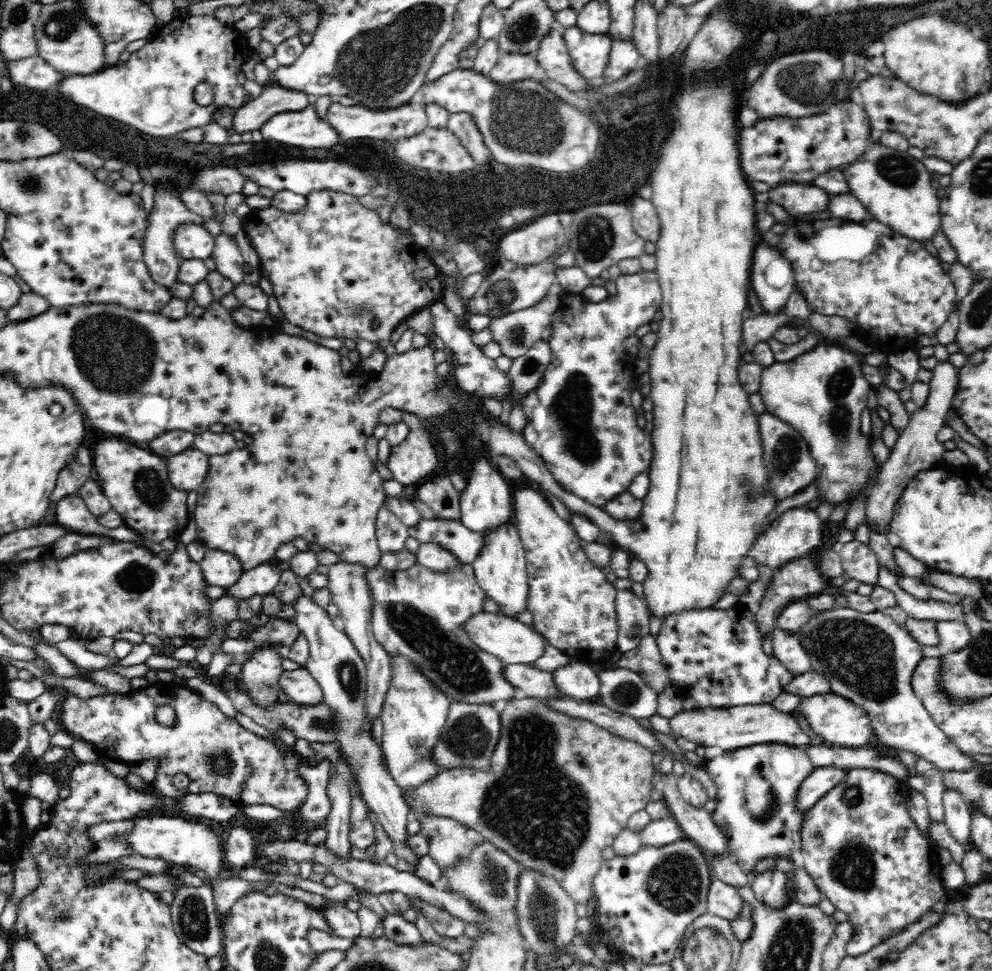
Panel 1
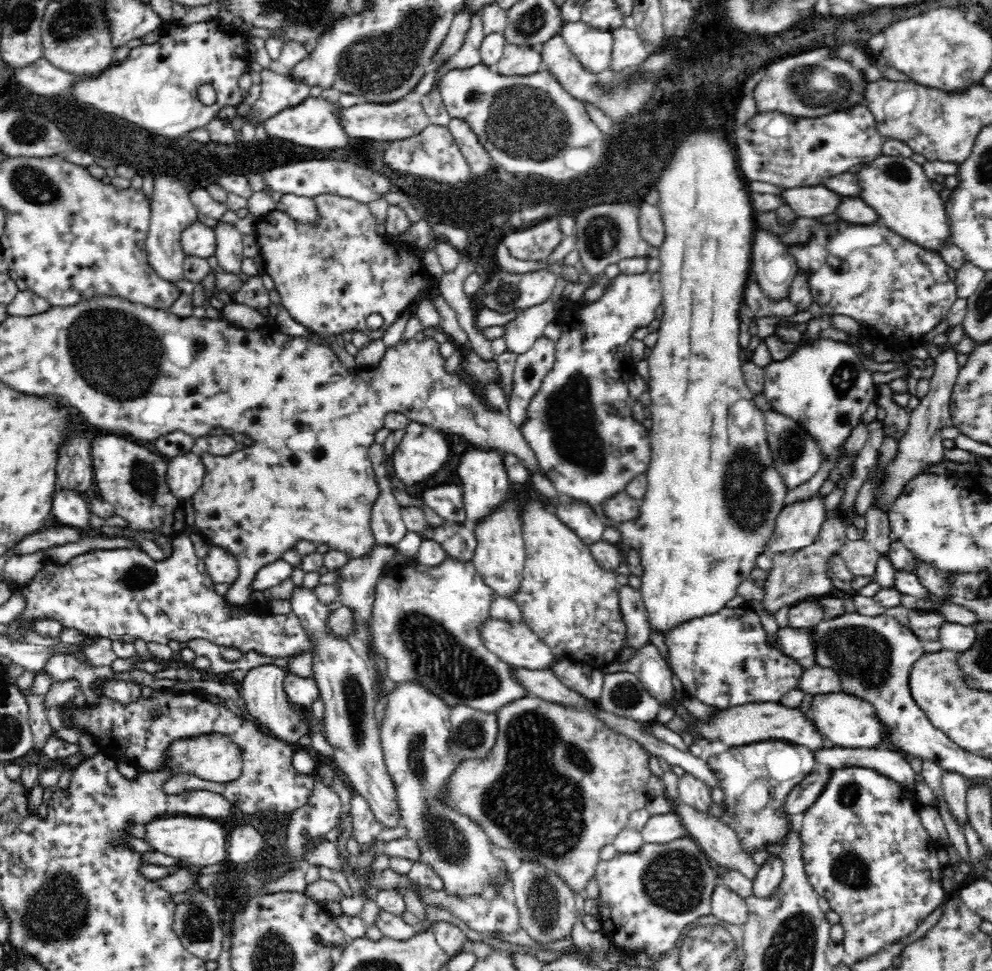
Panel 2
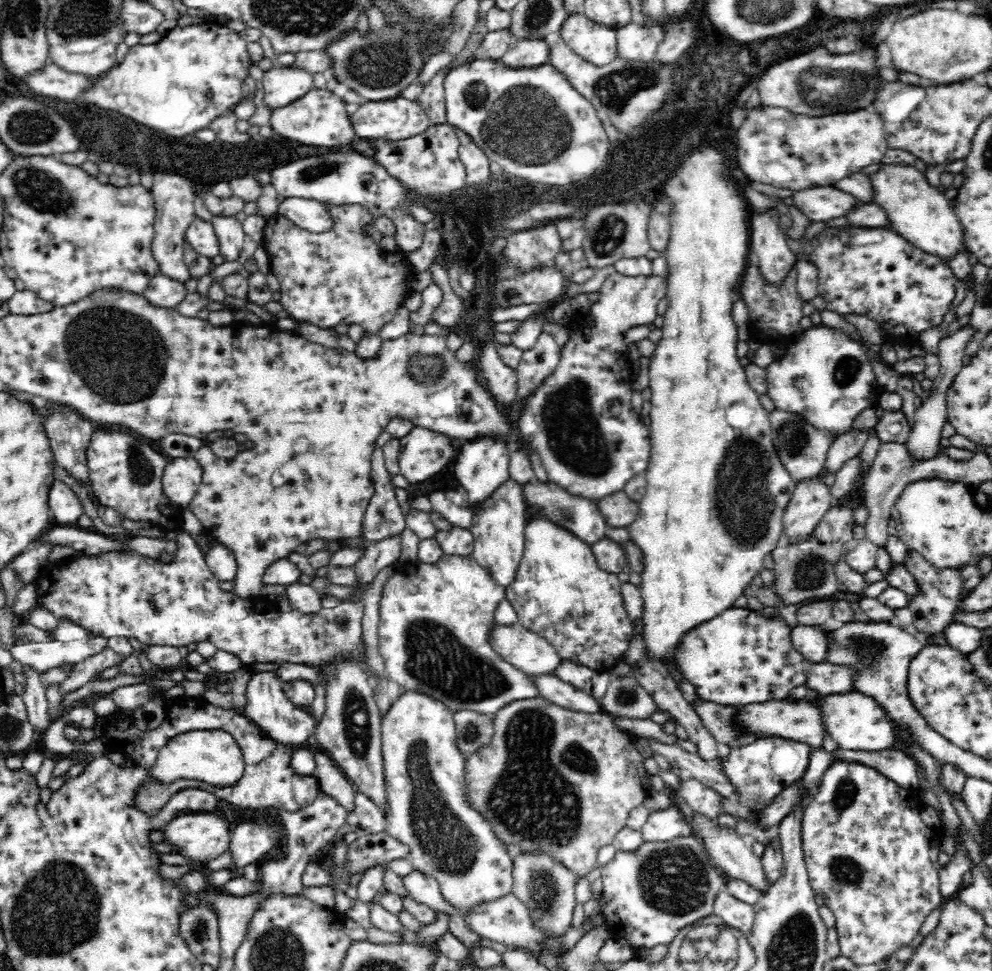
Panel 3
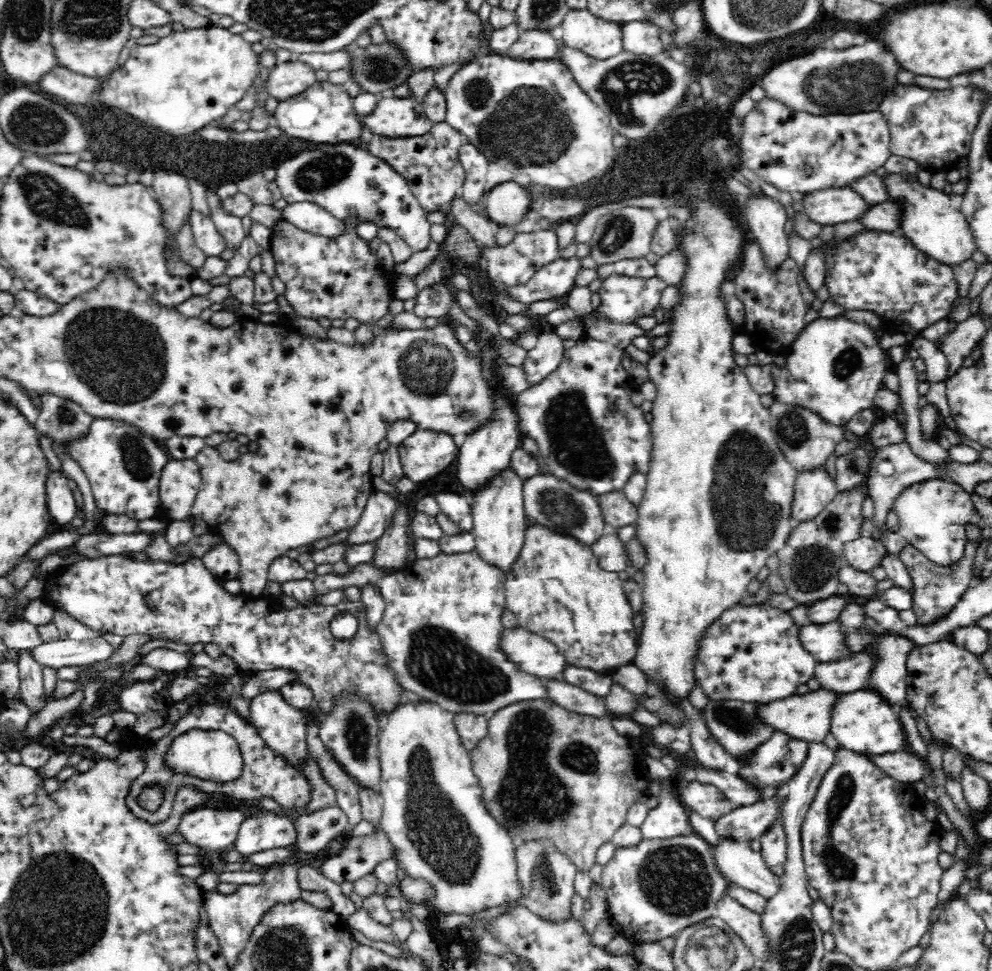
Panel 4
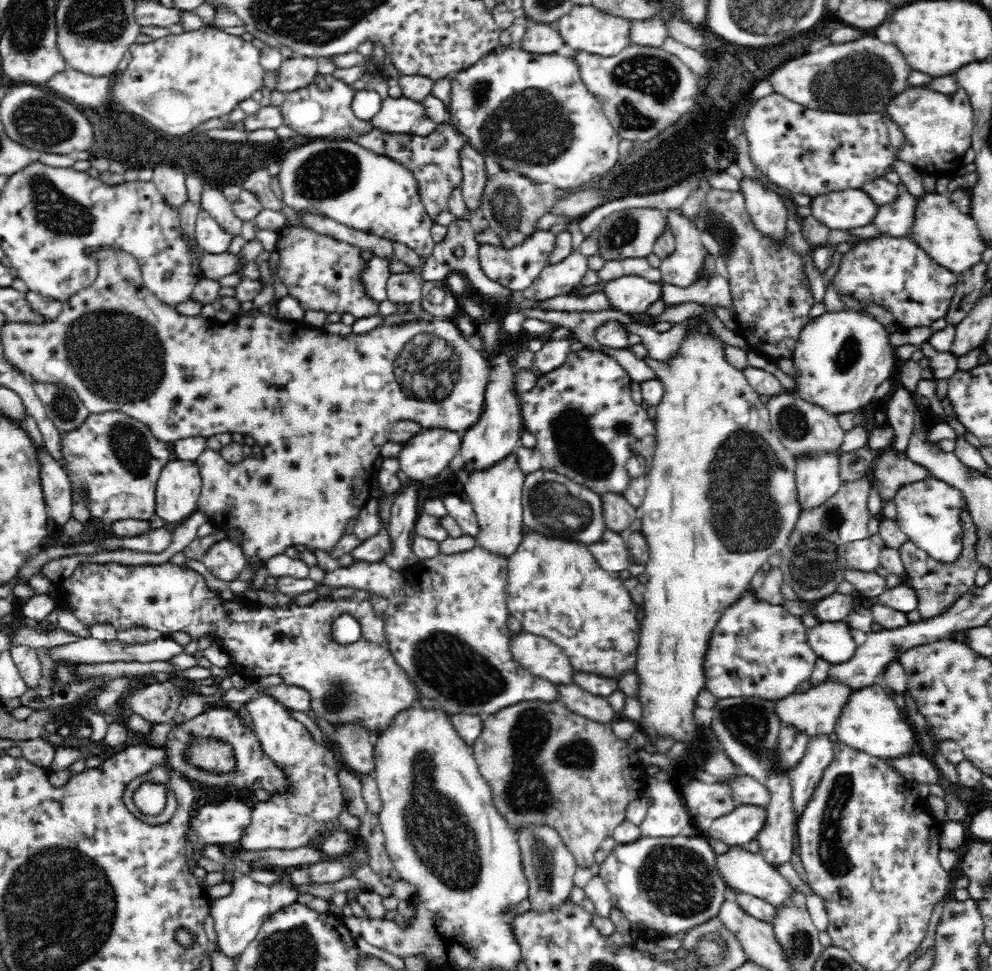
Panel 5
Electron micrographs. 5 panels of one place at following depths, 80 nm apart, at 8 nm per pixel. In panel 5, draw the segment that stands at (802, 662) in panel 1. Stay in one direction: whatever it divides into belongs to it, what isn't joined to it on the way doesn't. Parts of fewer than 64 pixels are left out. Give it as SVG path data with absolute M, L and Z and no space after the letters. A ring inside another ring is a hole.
M845 621L819 622L814 628L806 630L806 641L818 658L832 664L850 660L857 649Z

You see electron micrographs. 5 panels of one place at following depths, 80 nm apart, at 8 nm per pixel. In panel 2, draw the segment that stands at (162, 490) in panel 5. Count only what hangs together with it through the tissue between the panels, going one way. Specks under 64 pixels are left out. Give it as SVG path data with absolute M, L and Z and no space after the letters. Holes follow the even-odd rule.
M196 449L167 458L166 478L170 491L184 502L202 486L206 465L203 454Z

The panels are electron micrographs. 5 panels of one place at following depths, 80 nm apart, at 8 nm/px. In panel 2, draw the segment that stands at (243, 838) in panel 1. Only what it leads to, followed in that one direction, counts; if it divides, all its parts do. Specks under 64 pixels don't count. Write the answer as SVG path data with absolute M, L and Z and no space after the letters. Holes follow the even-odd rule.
M252 825L234 828L227 835L227 861L242 866L256 860L264 847L263 842L263 836Z

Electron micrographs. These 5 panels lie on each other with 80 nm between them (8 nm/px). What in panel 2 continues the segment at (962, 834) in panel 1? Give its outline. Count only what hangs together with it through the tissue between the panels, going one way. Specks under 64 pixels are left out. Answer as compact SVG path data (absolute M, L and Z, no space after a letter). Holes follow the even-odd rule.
M944 772L942 776L942 798L946 802L948 812L956 820L960 828L964 828L969 822L967 809L968 780L961 774L955 772Z

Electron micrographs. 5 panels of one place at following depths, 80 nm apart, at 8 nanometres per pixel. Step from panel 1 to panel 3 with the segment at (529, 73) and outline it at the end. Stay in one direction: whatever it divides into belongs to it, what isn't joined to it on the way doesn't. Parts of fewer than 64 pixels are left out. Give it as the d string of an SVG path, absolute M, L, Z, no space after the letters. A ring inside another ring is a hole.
M514 41L499 62L507 68L536 68L548 63L548 50L546 41Z

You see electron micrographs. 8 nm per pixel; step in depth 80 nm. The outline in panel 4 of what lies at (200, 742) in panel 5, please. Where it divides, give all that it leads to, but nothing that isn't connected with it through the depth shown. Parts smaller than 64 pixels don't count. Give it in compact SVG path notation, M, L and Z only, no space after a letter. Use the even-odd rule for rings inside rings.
M192 729L179 734L164 751L161 764L174 775L193 776L216 784L238 781L244 768L241 746L223 730Z

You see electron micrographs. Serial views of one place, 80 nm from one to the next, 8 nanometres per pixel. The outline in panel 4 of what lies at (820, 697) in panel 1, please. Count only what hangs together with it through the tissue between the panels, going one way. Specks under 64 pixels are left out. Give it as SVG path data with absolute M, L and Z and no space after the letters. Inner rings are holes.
M871 690L838 695L829 710L829 732L845 750L868 755L910 751L898 712Z

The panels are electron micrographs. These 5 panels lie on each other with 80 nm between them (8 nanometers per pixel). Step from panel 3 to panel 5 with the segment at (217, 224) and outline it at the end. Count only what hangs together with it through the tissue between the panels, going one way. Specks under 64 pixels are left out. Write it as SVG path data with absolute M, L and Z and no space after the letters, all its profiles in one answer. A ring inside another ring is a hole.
M212 185L203 186L201 192L201 208L222 227L224 232L228 232L232 238L242 234L241 218L235 216L230 208L230 201L221 193L221 189Z

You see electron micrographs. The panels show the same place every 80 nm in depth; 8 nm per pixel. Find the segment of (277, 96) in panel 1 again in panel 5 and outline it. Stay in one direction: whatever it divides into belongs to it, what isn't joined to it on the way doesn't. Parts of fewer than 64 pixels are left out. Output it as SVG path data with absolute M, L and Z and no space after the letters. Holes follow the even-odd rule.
M295 56L284 59L276 72L274 91L294 93L307 88L318 76L316 59Z

